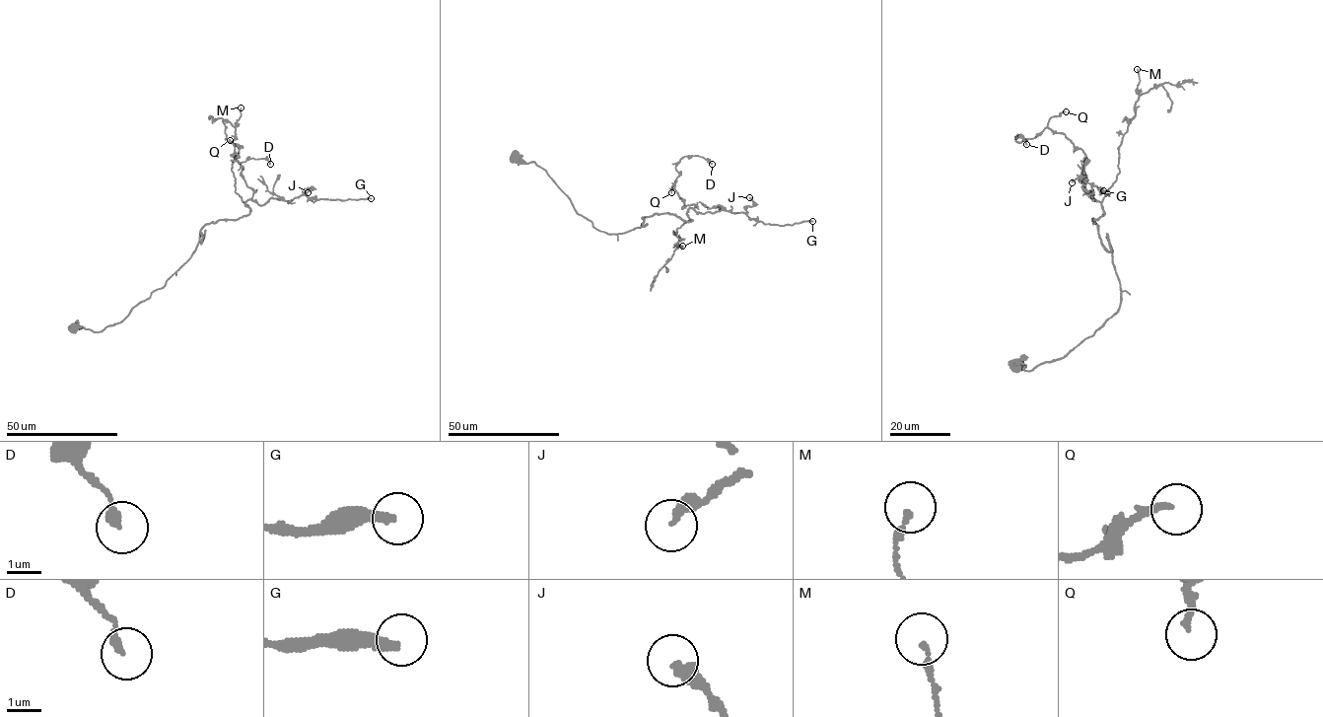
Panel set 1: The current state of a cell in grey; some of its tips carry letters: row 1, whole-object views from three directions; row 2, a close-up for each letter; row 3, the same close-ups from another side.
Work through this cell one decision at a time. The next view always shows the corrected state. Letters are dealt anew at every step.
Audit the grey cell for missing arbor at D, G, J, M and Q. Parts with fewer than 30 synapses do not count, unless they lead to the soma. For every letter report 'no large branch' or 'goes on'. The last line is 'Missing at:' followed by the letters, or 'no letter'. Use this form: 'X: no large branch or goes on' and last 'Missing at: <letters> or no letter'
D: no large branch
G: goes on
J: no large branch
M: no large branch
Q: goes on
Missing at: G, Q

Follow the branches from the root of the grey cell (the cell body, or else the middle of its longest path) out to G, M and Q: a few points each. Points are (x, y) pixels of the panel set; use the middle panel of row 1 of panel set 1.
G: (513, 155), (541, 167), (607, 234), (641, 228), (656, 213), (690, 221), (689, 208), (780, 225), (812, 221)
M: (513, 155), (541, 167), (607, 234), (641, 228), (656, 213), (691, 220), (673, 232), (682, 246)
Q: (513, 155), (607, 234), (656, 213), (690, 221), (695, 205), (683, 207), (675, 179), (671, 192)

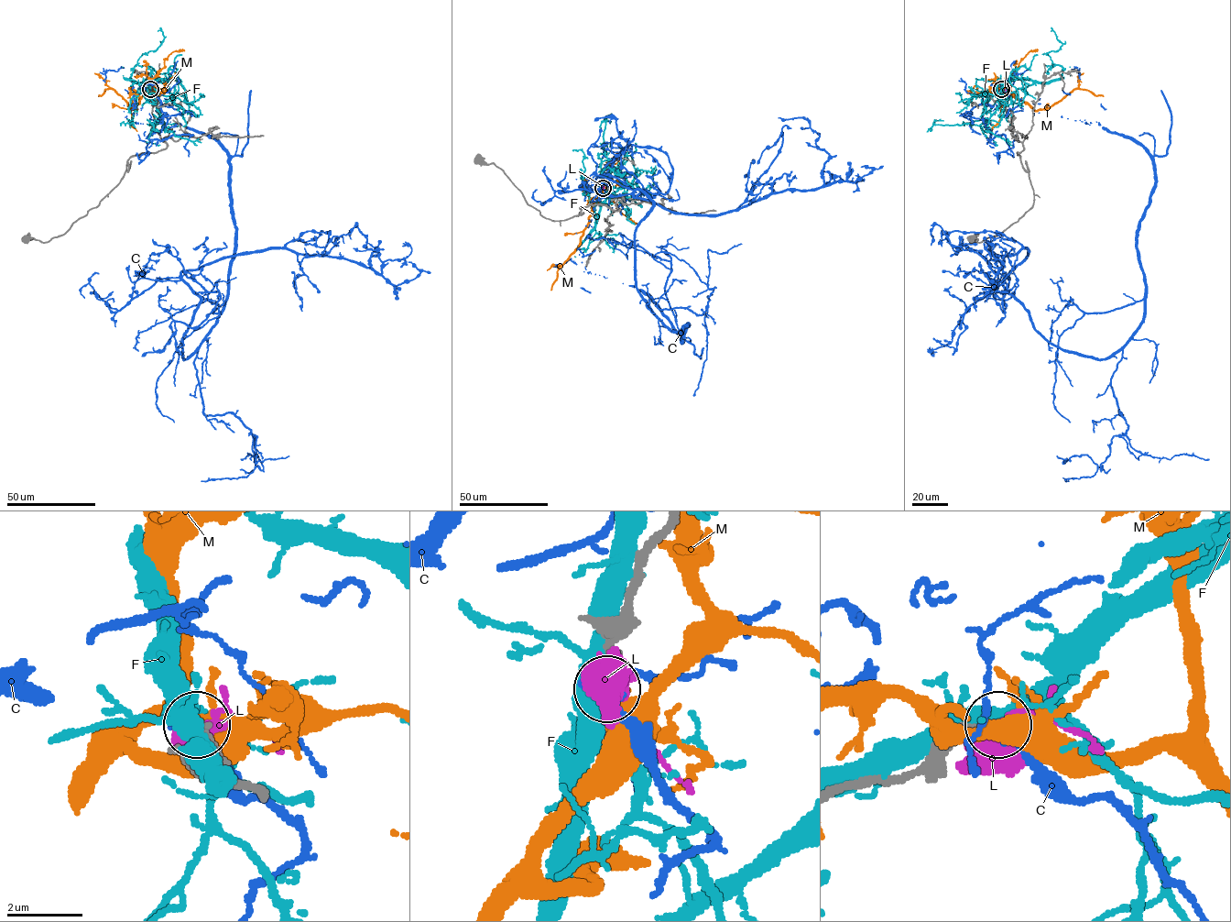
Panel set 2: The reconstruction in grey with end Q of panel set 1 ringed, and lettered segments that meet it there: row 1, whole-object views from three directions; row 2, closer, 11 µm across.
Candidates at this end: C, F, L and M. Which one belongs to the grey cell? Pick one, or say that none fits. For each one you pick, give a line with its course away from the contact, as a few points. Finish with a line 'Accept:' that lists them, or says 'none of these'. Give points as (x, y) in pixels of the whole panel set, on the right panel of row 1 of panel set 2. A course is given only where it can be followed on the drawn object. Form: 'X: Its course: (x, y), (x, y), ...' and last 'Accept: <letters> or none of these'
Accept: none of these

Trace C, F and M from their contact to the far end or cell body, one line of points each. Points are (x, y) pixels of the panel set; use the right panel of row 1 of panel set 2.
C: (1000, 89), (1152, 159), (1142, 323), (1063, 351), (1003, 285), (1026, 248), (931, 245)
F: (1000, 88), (1016, 79), (1046, 82), (1062, 79), (1062, 68), (1046, 53), (1057, 51), (1062, 44), (1051, 31)
M: (1000, 89), (1009, 90), (1036, 110), (1049, 108), (1076, 89), (1088, 90), (1103, 96)

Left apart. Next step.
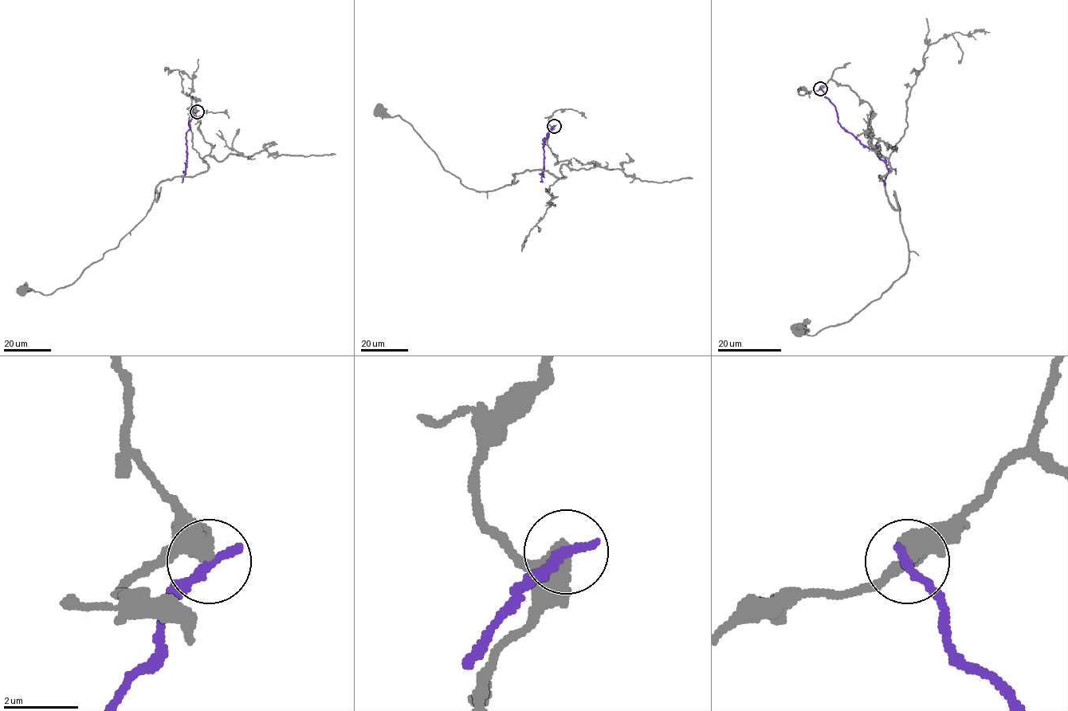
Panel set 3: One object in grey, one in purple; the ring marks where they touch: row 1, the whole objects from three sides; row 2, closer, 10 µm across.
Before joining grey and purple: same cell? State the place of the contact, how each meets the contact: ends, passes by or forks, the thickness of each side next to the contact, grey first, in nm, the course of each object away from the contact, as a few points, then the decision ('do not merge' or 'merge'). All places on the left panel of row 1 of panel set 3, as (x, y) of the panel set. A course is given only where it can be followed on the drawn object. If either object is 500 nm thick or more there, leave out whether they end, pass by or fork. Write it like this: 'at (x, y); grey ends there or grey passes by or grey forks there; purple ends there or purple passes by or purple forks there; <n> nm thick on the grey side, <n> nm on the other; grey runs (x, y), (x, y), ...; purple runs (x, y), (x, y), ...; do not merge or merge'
at (197, 111); 550 nm thick on the grey side, 320 nm on the other; grey runs (197, 111), (192, 105), (211, 146), (208, 169), (162, 181), (147, 215), (72, 284), (20, 290); purple runs (197, 111), (186, 132), (185, 175), (182, 182); do not merge

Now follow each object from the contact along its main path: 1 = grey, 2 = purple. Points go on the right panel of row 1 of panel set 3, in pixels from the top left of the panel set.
1: (820, 88), (835, 80), (871, 108), (908, 266), (848, 320), (797, 329)
2: (820, 88), (835, 108), (839, 124), (862, 144), (873, 149), (885, 164), (888, 174), (885, 184)

